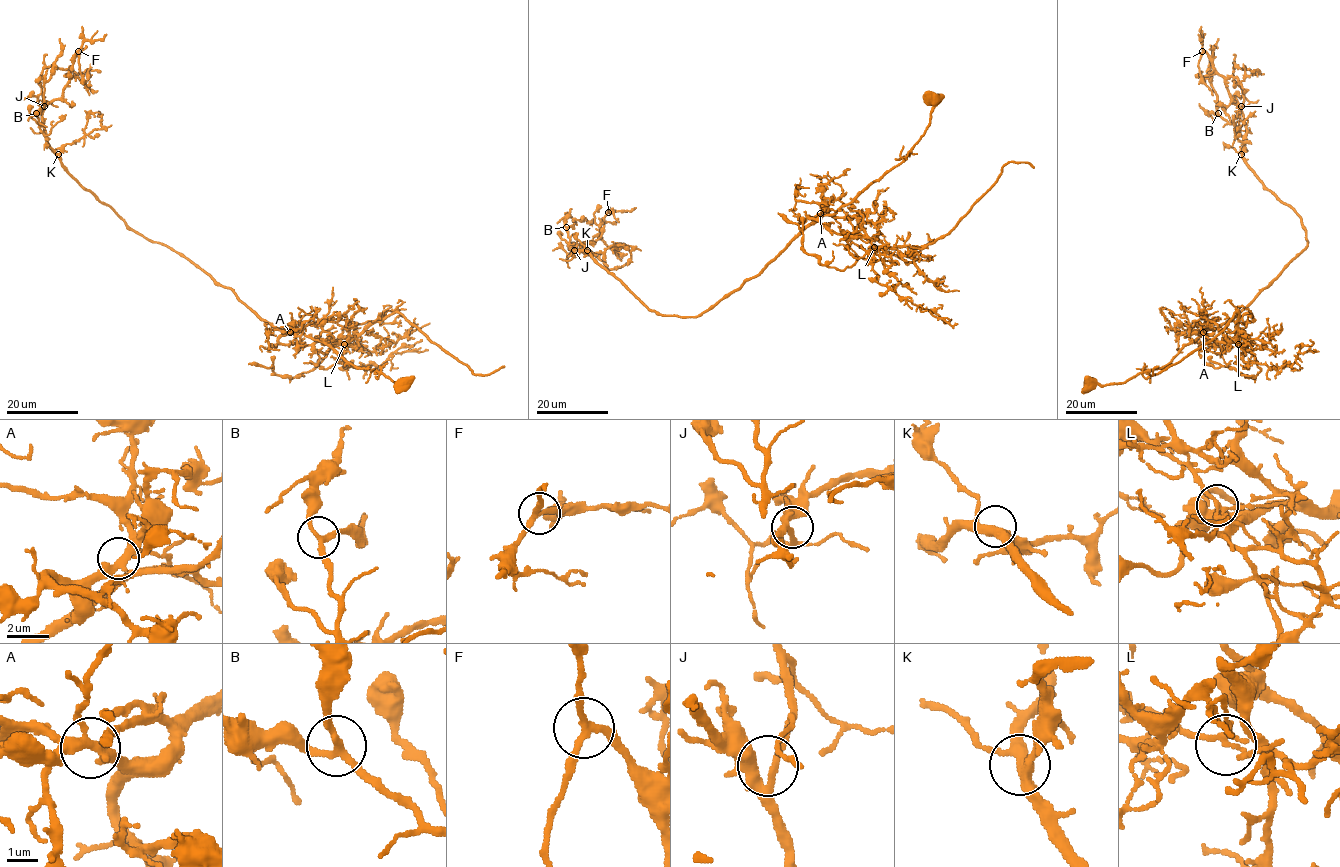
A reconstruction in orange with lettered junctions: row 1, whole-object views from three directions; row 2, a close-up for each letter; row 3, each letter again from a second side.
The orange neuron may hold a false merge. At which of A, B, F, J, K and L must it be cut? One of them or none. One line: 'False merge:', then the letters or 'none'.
False merge: L

